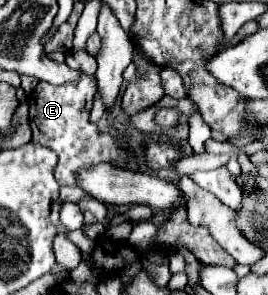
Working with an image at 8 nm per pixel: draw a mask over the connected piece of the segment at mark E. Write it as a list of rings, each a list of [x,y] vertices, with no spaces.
[[[81,72],[79,82],[53,86],[39,82],[29,94],[29,124],[33,130],[33,140],[55,150],[59,164],[55,168],[55,178],[61,186],[75,186],[75,172],[81,166],[121,160],[125,154],[115,146],[115,140],[109,134],[101,134],[95,124],[89,122],[89,112],[95,96],[95,78]]]

